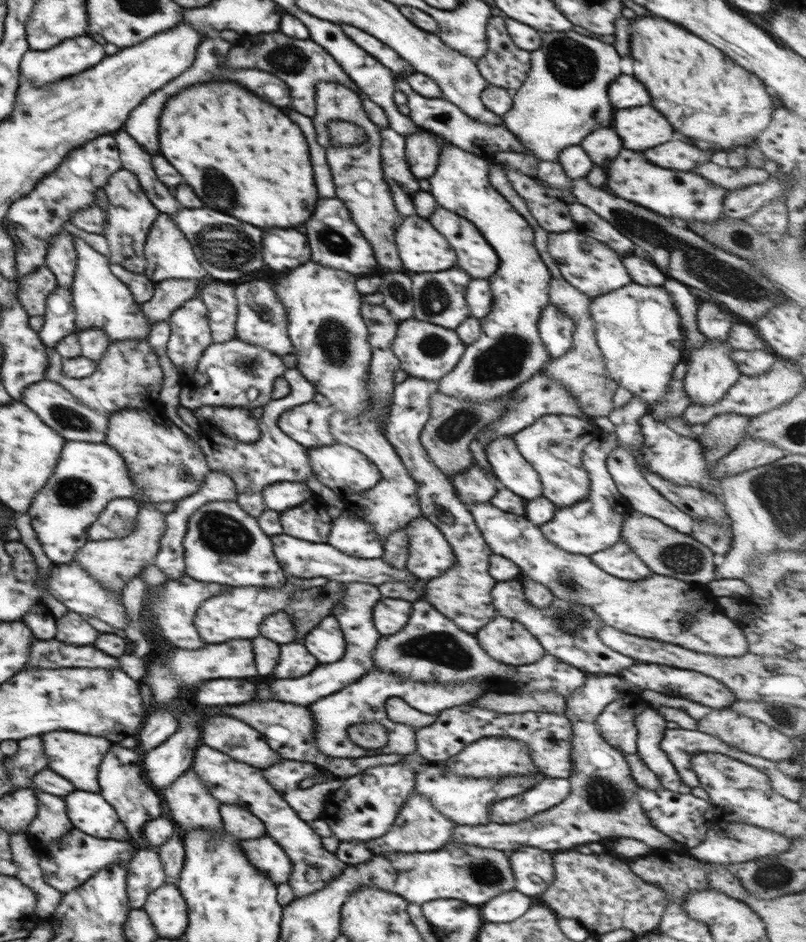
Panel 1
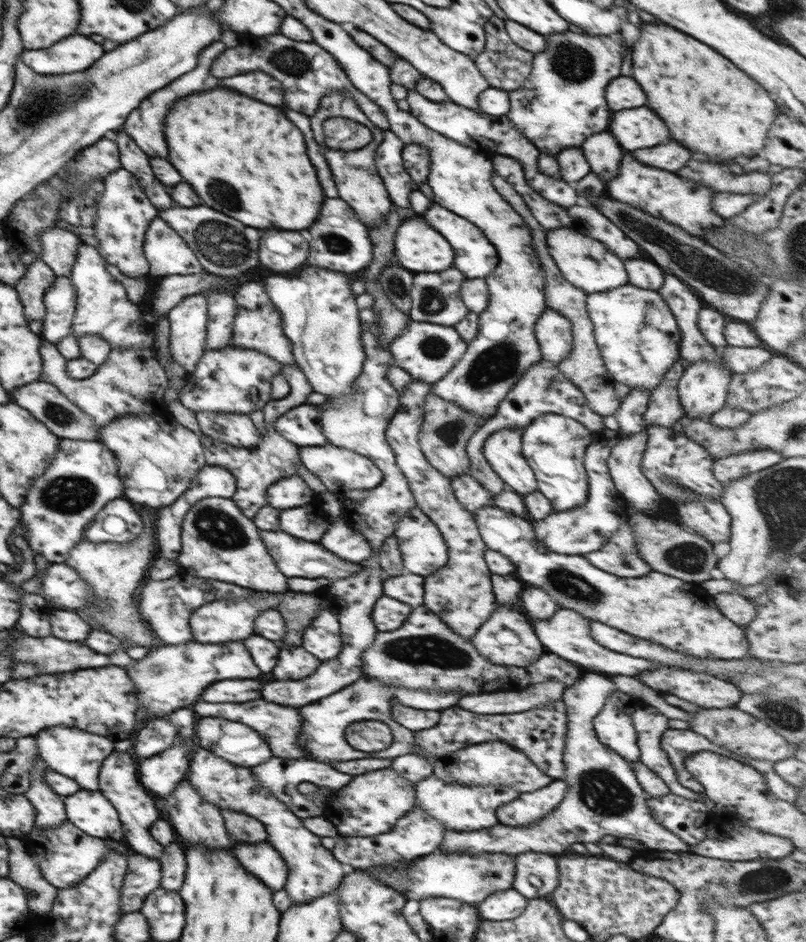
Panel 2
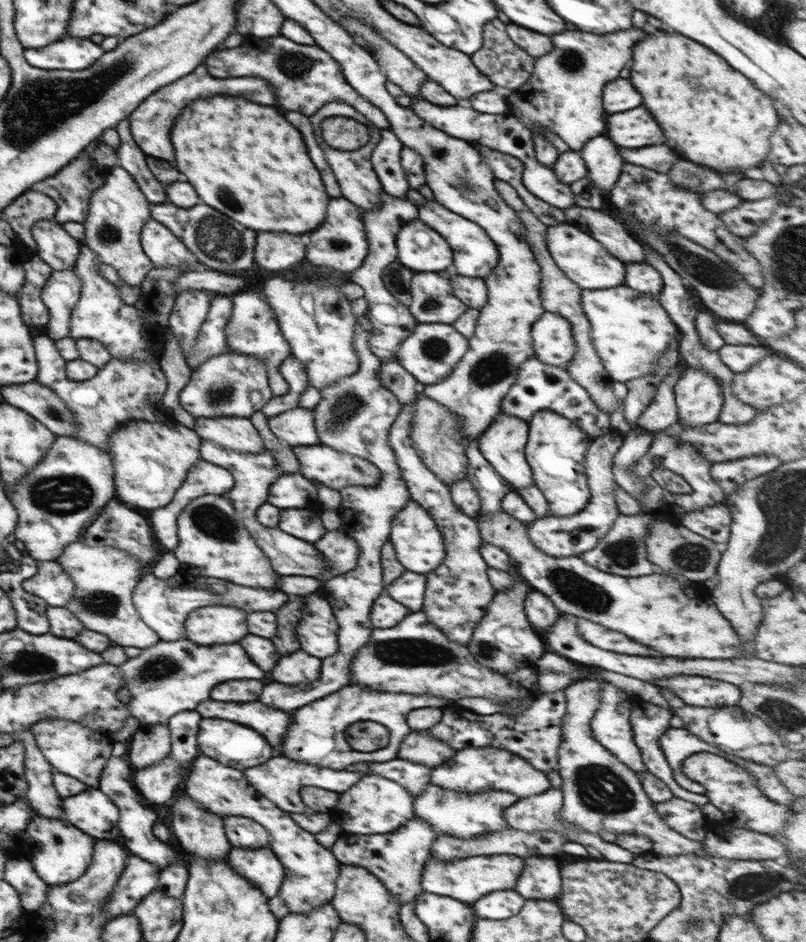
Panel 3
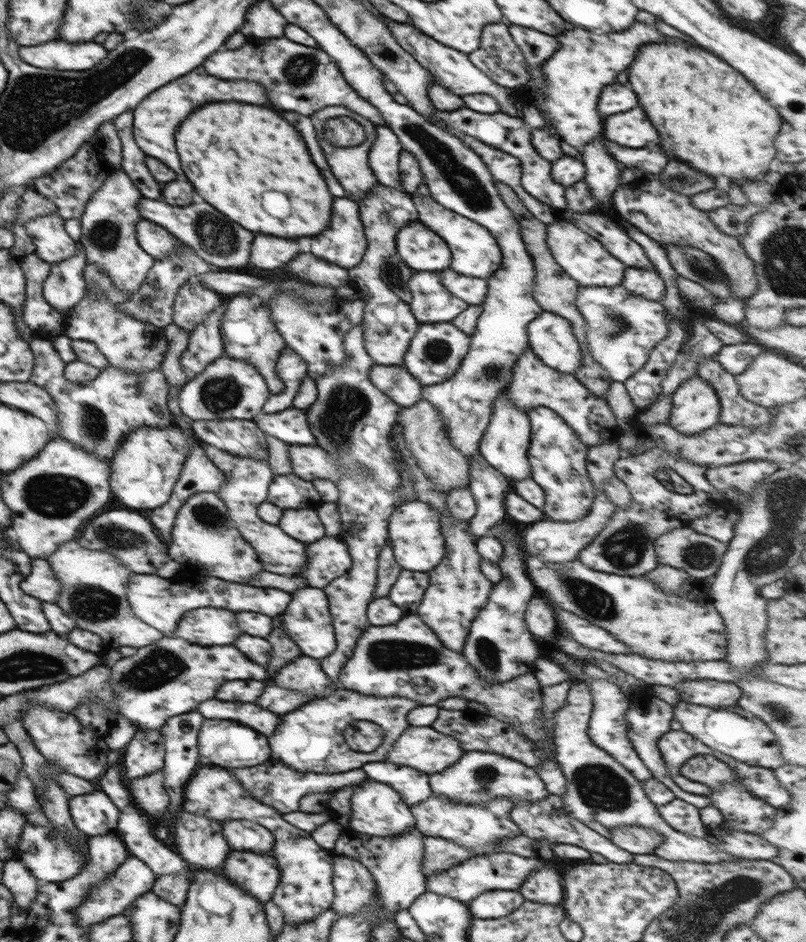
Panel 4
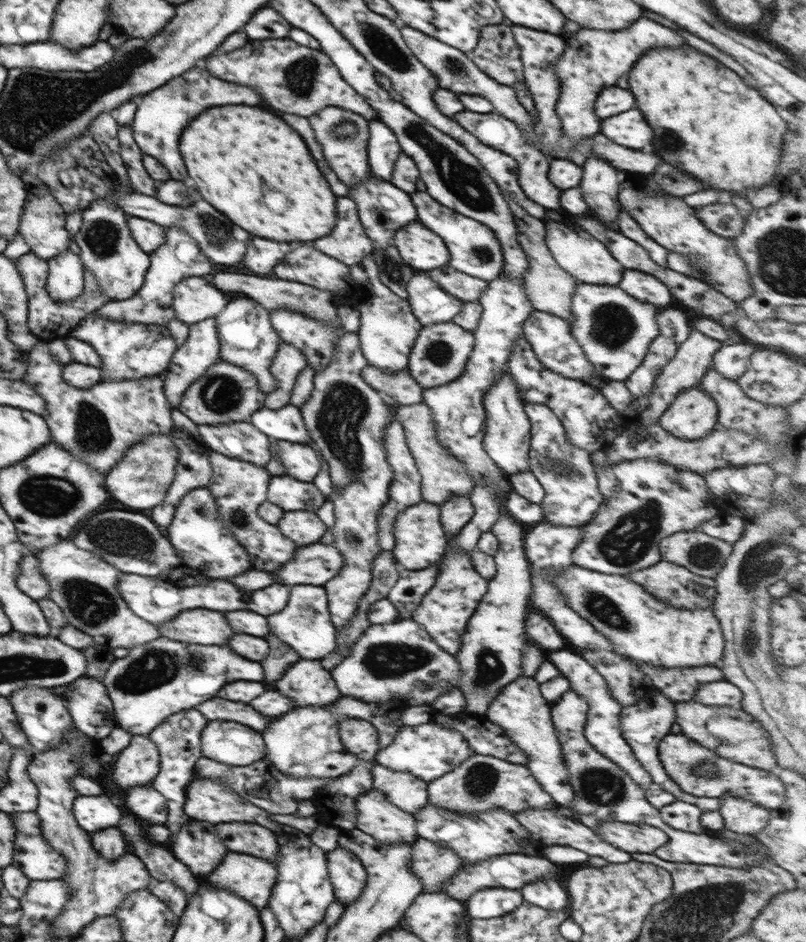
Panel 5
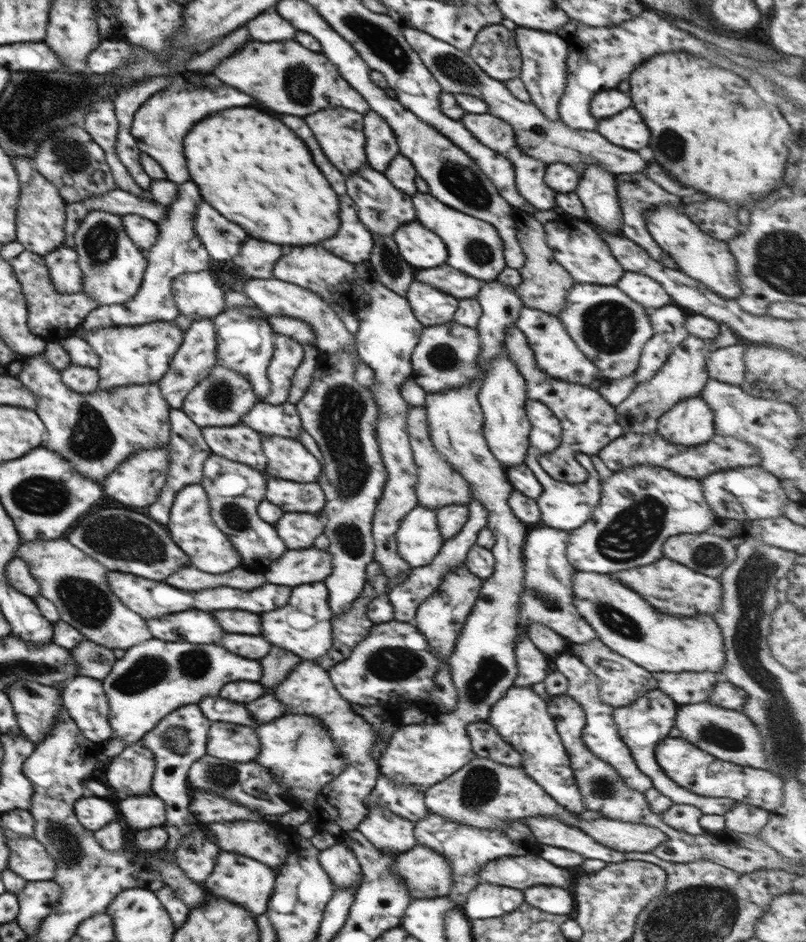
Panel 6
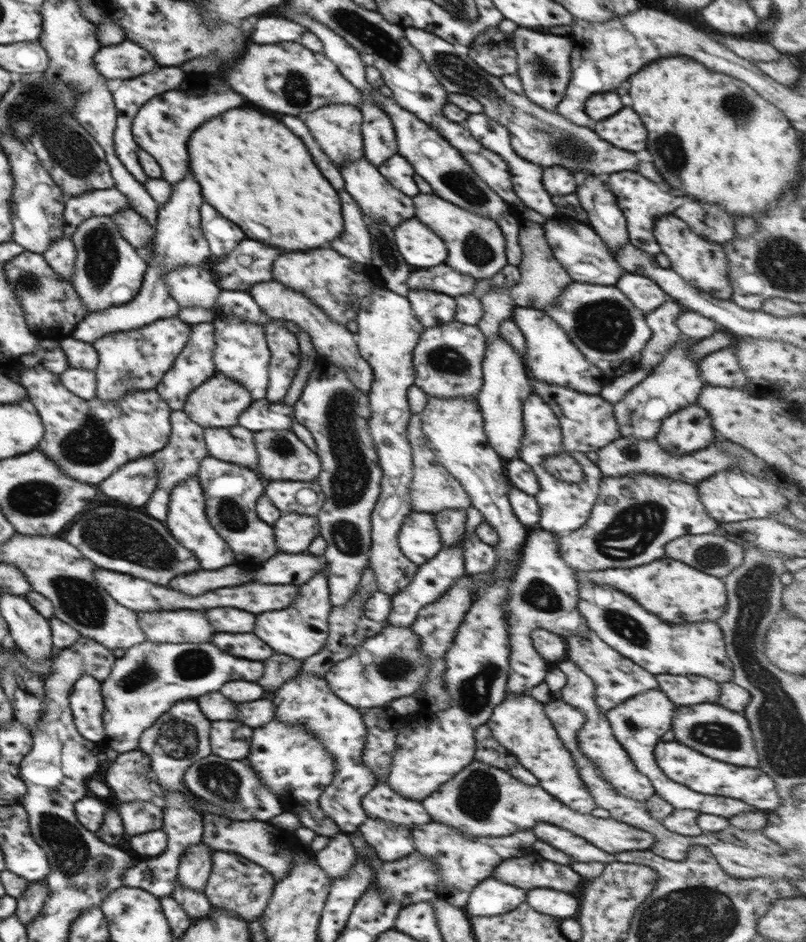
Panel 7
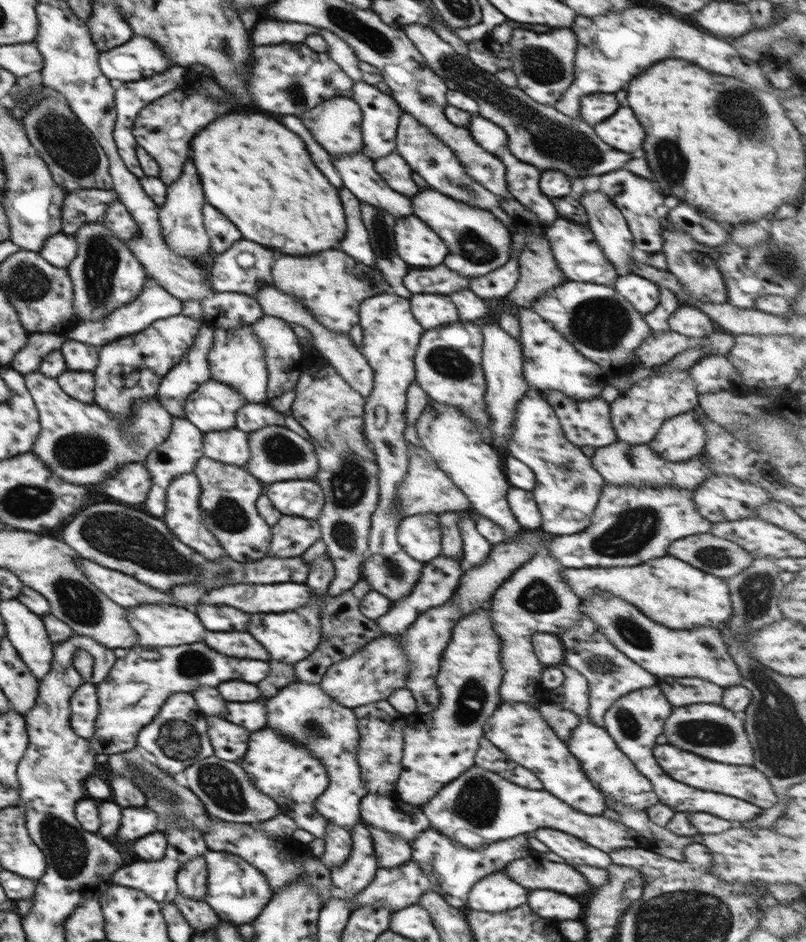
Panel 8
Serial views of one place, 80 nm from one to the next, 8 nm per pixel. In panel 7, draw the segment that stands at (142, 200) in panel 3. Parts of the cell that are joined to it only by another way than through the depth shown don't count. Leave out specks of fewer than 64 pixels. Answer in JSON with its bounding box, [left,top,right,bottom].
[72,216,148,313]

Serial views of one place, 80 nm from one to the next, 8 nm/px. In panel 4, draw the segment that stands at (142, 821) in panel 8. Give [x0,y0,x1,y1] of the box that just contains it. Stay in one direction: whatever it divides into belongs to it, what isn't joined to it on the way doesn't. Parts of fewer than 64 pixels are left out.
[128,769,169,816]

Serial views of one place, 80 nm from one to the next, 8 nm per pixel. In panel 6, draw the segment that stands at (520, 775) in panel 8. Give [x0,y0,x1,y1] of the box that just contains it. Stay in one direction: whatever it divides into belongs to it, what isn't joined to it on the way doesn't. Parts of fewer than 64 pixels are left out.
[467,721,521,768]

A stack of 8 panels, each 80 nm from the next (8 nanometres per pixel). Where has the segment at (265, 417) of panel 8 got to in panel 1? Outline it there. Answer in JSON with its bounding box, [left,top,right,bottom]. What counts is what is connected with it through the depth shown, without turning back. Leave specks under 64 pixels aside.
[277,401,335,449]

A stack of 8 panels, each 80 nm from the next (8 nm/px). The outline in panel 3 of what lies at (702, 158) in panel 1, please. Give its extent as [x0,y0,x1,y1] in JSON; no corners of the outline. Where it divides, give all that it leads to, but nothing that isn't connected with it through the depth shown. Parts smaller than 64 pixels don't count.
[618,146,678,172]

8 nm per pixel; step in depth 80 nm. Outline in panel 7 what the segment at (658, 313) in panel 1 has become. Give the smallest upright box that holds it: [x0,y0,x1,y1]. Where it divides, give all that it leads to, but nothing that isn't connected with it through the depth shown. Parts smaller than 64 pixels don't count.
[543,281,652,380]

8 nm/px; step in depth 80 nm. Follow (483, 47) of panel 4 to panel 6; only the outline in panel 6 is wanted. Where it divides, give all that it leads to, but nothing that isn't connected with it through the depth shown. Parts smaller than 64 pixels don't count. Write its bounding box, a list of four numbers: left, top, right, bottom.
[466,24,522,83]

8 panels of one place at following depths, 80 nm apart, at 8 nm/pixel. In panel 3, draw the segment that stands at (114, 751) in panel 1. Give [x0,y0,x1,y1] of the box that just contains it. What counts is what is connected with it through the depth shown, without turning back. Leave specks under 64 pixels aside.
[96,755,179,870]

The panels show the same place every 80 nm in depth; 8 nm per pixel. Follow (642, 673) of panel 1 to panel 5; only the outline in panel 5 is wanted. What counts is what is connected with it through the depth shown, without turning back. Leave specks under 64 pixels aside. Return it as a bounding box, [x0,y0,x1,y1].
[694,680,743,710]

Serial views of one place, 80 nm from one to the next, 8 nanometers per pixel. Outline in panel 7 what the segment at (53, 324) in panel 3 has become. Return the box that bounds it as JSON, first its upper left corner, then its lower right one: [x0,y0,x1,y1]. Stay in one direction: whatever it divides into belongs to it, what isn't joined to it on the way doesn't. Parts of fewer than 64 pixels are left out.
[42,234,77,282]

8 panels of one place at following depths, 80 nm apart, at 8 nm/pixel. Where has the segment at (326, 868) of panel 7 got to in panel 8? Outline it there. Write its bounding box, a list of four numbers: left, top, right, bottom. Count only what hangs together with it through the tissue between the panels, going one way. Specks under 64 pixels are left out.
[321,823,352,870]

